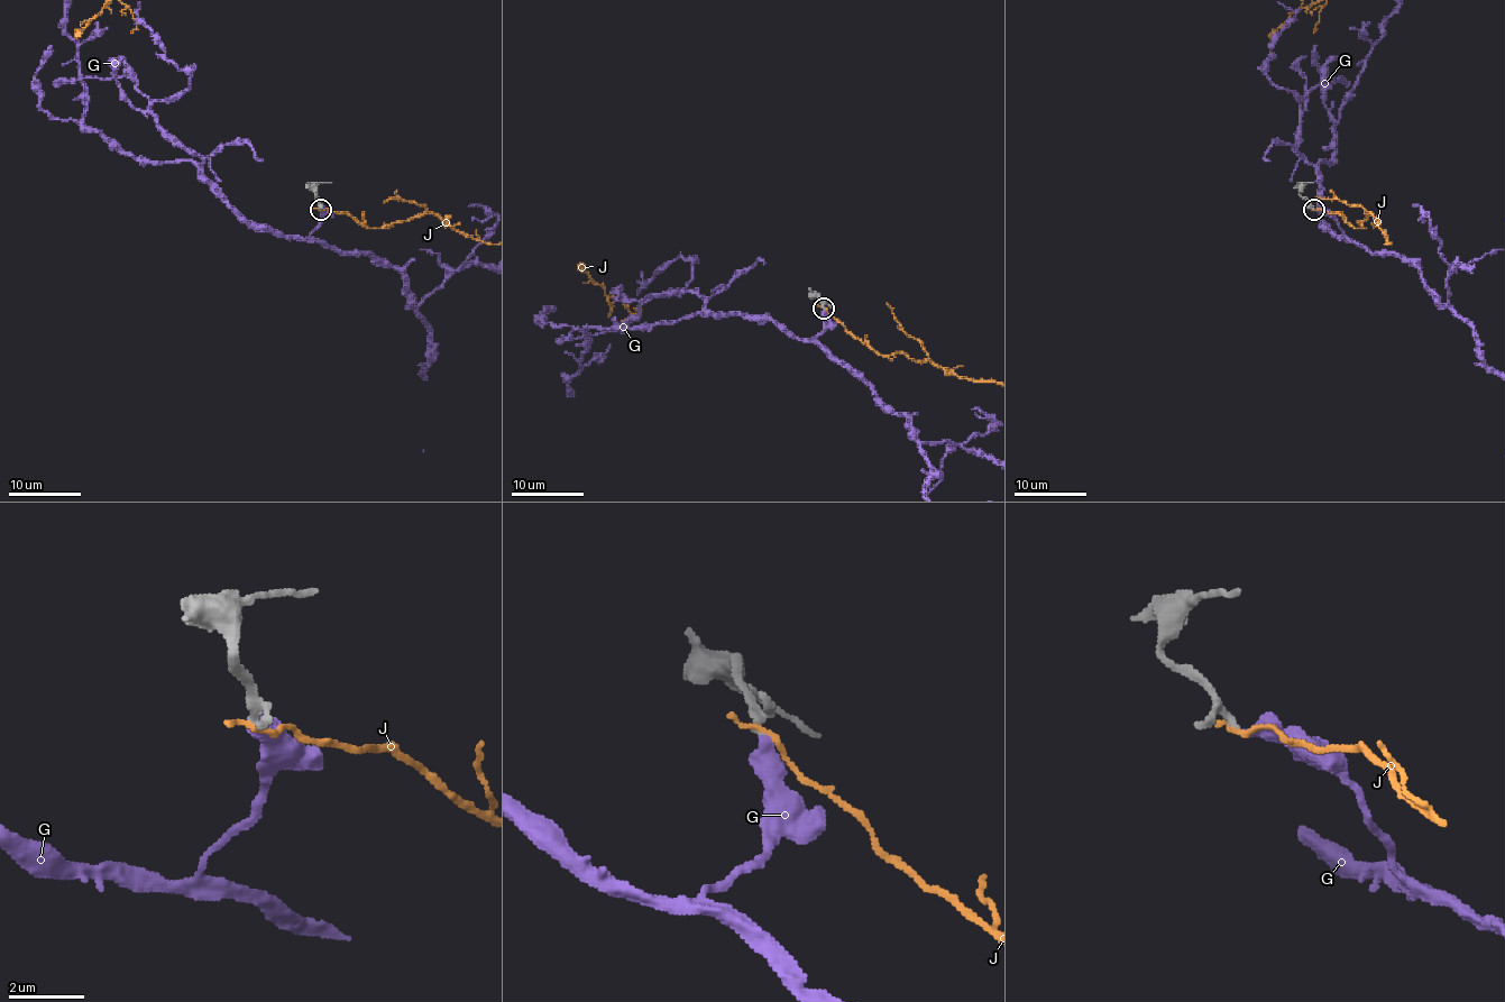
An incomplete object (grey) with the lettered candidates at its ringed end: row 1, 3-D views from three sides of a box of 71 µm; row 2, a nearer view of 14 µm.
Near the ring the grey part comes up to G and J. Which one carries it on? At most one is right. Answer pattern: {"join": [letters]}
{"join": ["G"]}

